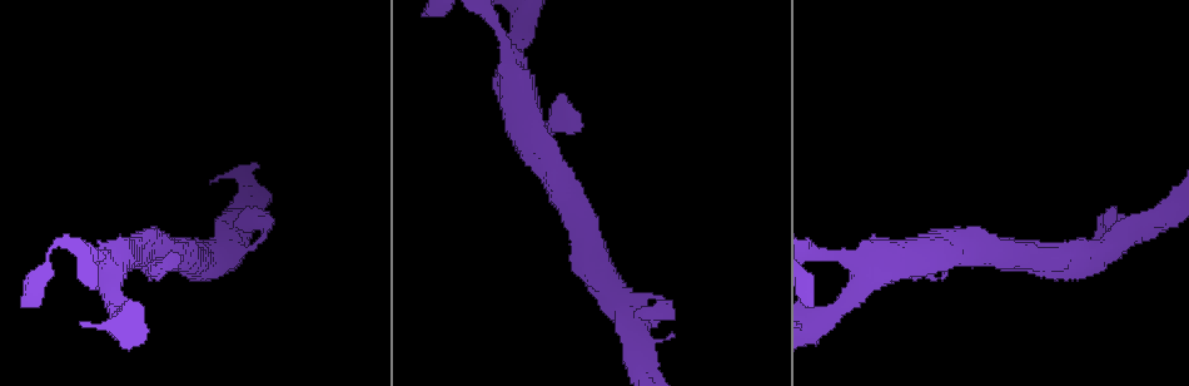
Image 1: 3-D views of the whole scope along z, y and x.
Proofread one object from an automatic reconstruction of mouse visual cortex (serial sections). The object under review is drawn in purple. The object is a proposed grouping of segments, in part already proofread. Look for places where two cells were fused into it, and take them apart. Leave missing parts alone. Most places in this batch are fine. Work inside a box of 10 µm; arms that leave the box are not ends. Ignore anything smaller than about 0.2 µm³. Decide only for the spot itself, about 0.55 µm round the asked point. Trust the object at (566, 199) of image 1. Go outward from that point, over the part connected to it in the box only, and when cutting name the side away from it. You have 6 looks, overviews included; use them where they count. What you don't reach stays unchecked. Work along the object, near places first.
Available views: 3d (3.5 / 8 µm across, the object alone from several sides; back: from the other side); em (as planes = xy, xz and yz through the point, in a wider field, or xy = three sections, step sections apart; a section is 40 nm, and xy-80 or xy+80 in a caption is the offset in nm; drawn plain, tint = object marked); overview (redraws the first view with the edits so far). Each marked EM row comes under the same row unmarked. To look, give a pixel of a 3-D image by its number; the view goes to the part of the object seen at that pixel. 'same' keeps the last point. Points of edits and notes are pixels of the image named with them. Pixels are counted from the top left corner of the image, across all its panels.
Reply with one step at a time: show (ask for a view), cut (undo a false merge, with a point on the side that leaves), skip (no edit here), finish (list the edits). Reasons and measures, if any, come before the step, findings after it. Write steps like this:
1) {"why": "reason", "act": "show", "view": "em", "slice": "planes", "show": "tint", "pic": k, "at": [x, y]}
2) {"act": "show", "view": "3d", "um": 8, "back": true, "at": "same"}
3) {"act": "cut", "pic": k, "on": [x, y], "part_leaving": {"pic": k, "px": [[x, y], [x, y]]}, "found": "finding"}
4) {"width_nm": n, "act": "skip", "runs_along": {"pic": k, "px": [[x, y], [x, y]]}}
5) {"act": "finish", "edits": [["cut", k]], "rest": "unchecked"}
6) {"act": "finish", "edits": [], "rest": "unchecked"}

{"why": "narrows sharply", "act": "show", "view": "3d", "um": 8, "pic": 1, "at": [140, 266]}

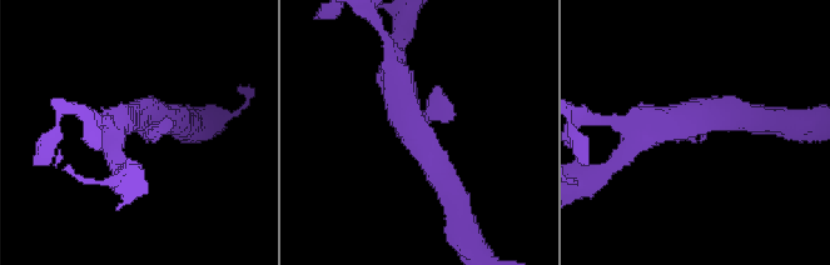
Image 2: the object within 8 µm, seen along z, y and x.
{"why": "shape alone is not enough", "act": "show", "view": "em", "slice": "xy", "step": 2, "show": "tint", "at": "same"}

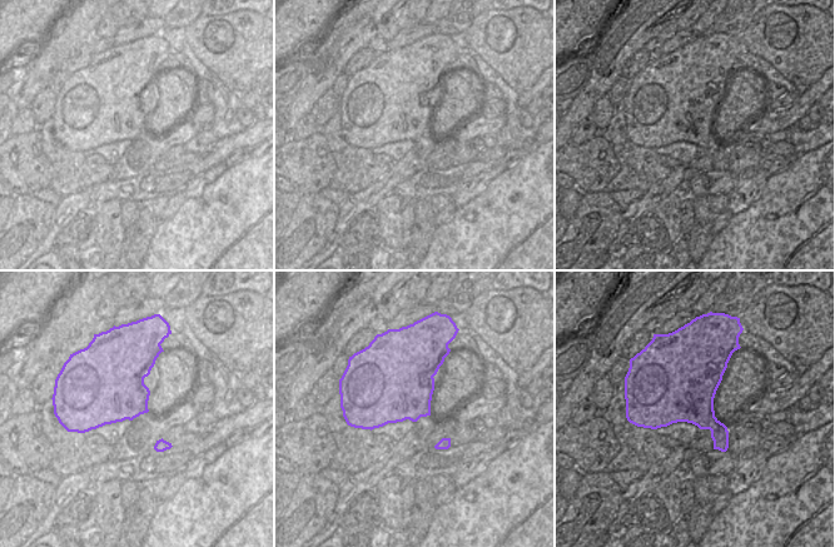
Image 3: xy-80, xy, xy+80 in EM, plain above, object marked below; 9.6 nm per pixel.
{"act": "skip", "found": "one cell here"}

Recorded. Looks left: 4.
{"why": "thick turns thin", "act": "show", "view": "3d", "um": 3.5, "back": true, "pic": 1, "at": [861, 264]}

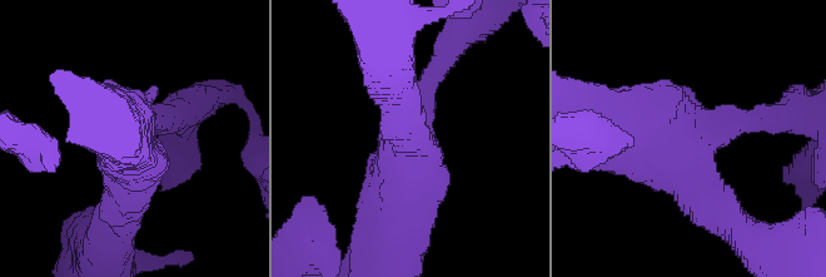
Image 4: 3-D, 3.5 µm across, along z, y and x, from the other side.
{"act": "show", "view": "em", "slice": "xy", "step": 2, "show": "tint", "pic": 4, "at": [694, 138]}

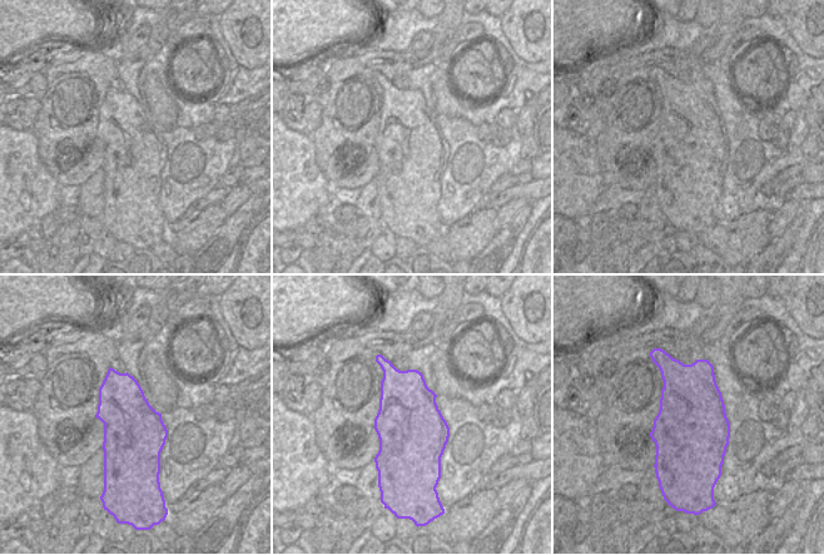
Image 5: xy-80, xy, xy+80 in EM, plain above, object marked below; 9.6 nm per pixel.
{"act": "skip", "runs_along": {"pic": 4, "px": [[587, 124], [667, 135], [716, 208]]}, "found": "continuous, no second cell"}

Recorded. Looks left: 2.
{"why": "sharp bend", "act": "show", "view": "3d", "um": 3.5, "back": true, "pic": 1, "at": [630, 322]}

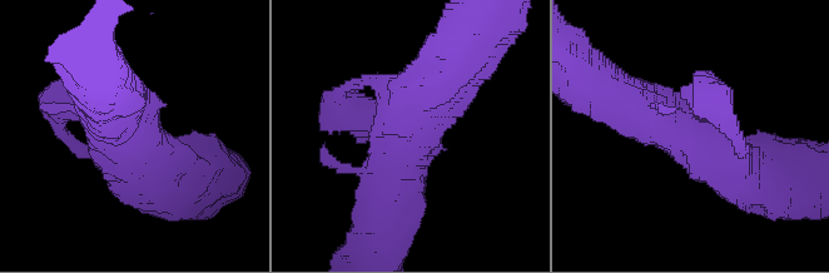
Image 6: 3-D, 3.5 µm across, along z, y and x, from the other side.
{"act": "skip", "runs_along": {"pic": 6, "px": [[748, 168], [731, 168], [623, 103]]}, "found": "all the same cell"}

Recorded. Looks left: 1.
{"act": "finish", "edits": [], "rest": "unchecked"}

